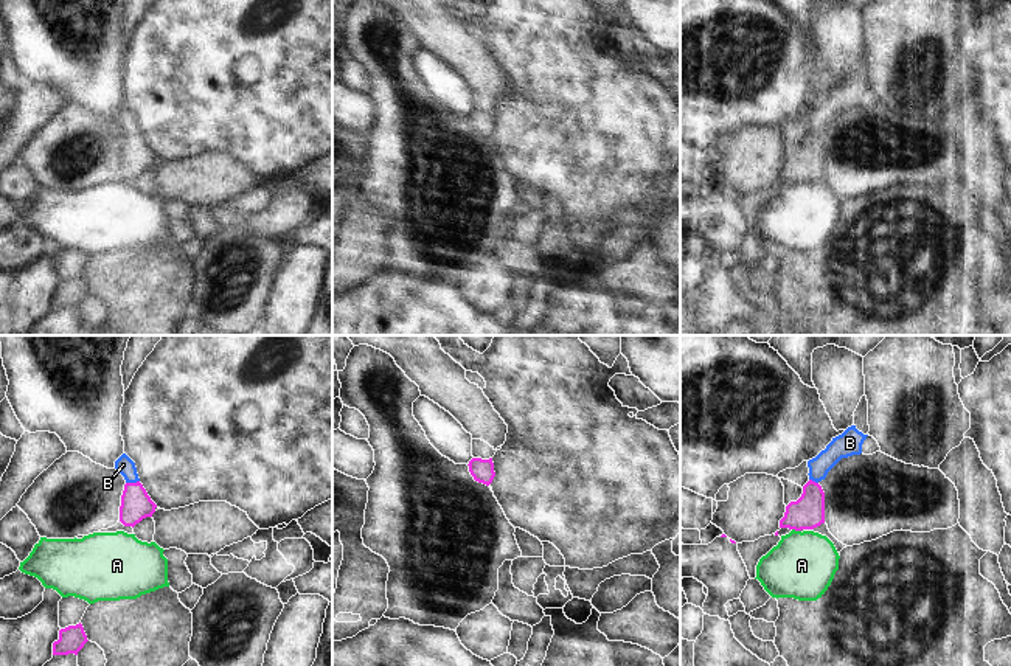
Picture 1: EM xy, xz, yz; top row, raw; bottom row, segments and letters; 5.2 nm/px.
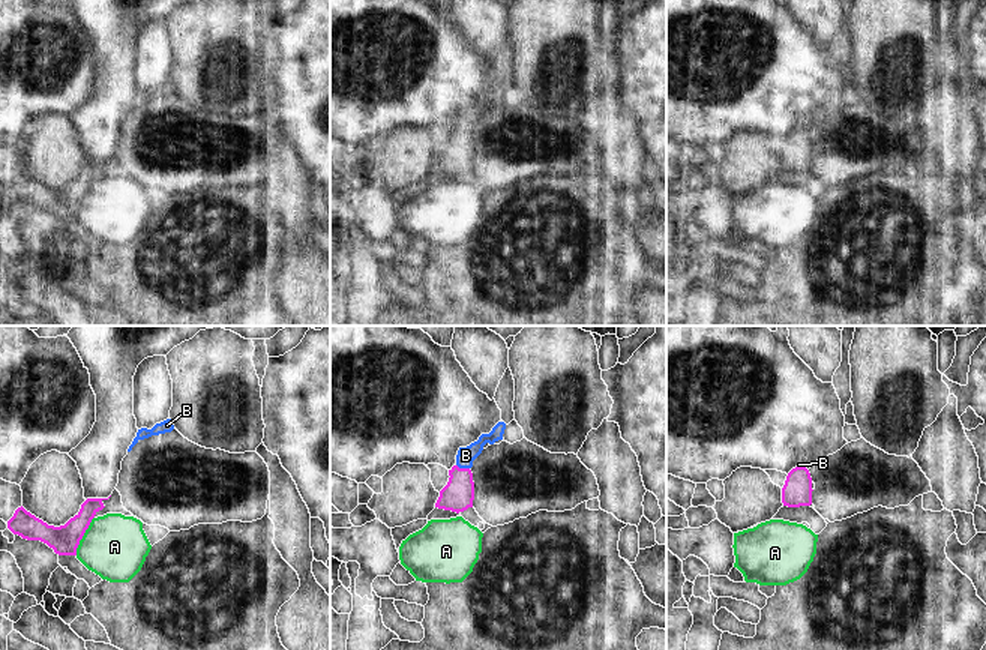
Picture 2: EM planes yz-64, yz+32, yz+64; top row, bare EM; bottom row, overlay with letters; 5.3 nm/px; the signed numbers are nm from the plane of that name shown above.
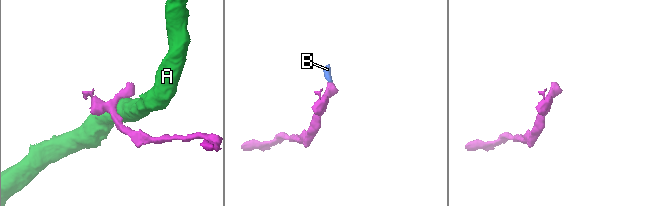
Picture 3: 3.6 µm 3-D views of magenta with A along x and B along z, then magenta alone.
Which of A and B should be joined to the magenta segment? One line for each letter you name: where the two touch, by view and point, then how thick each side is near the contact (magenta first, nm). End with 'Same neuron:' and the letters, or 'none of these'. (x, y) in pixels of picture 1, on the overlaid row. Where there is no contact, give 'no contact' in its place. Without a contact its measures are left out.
B: xy (132, 483) | 160/90 nm
Same neuron: B

